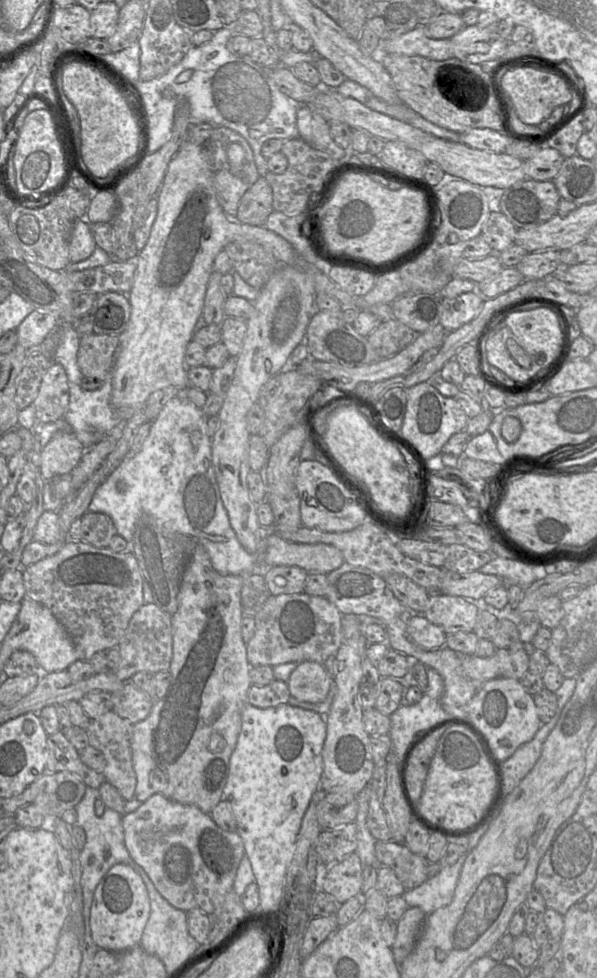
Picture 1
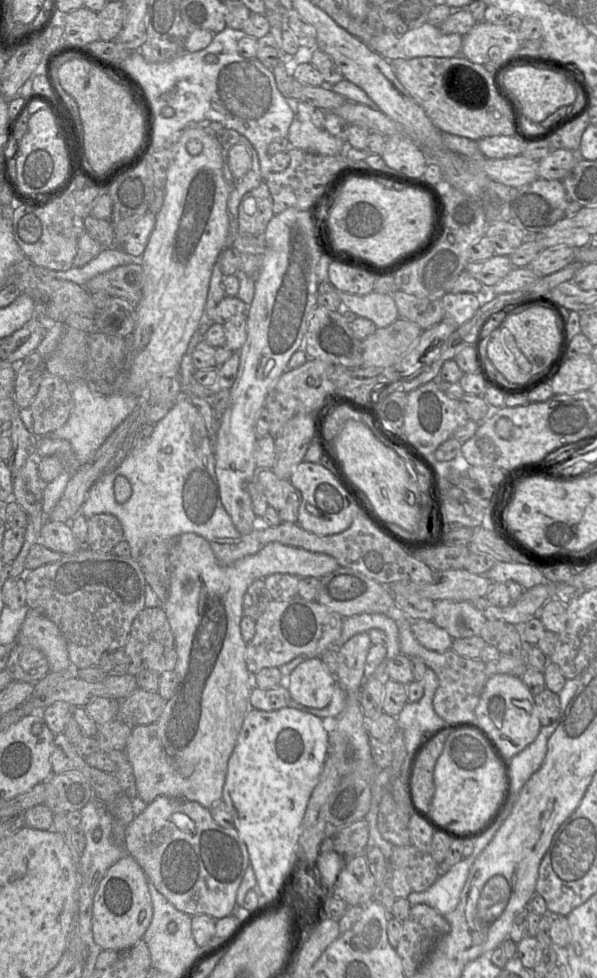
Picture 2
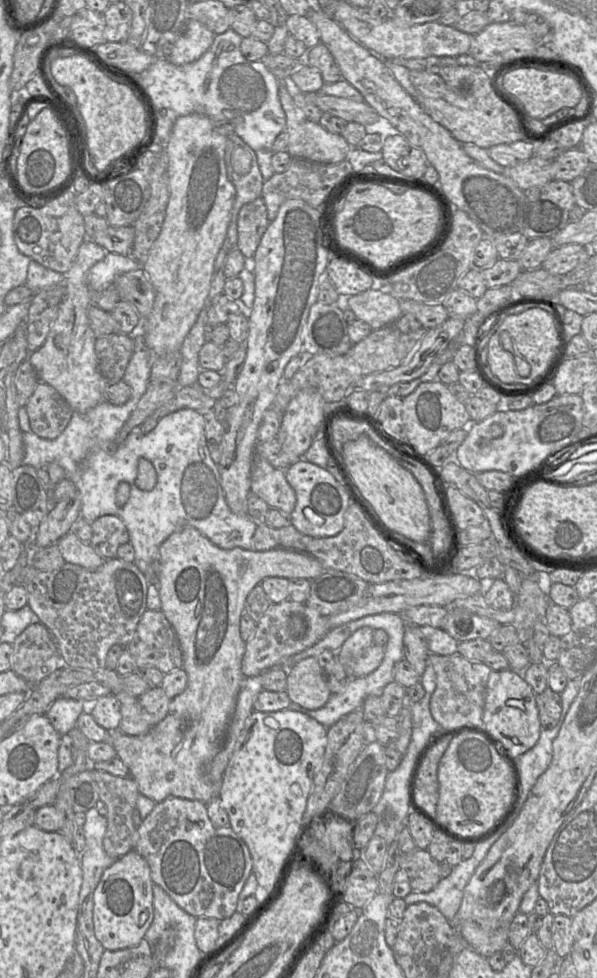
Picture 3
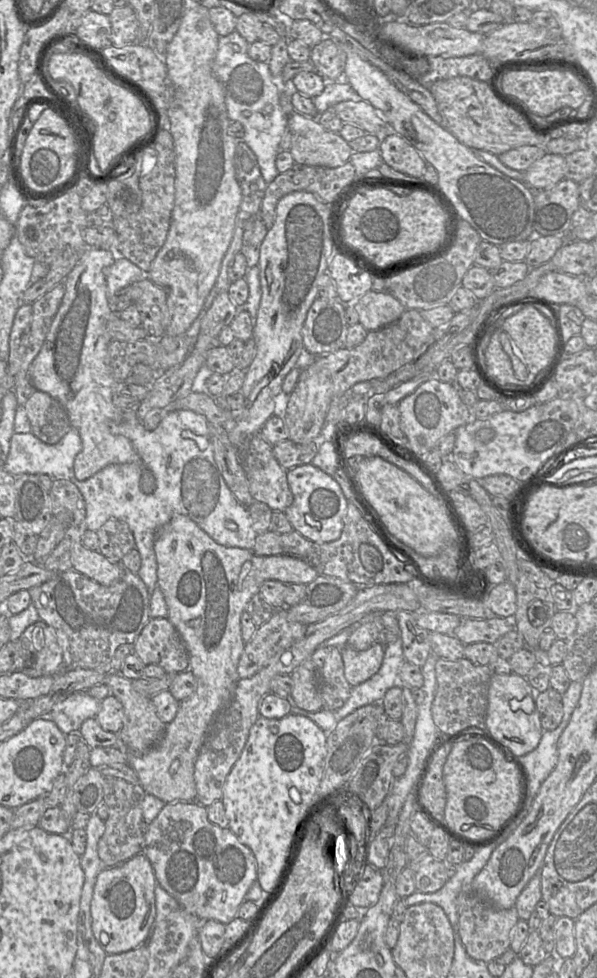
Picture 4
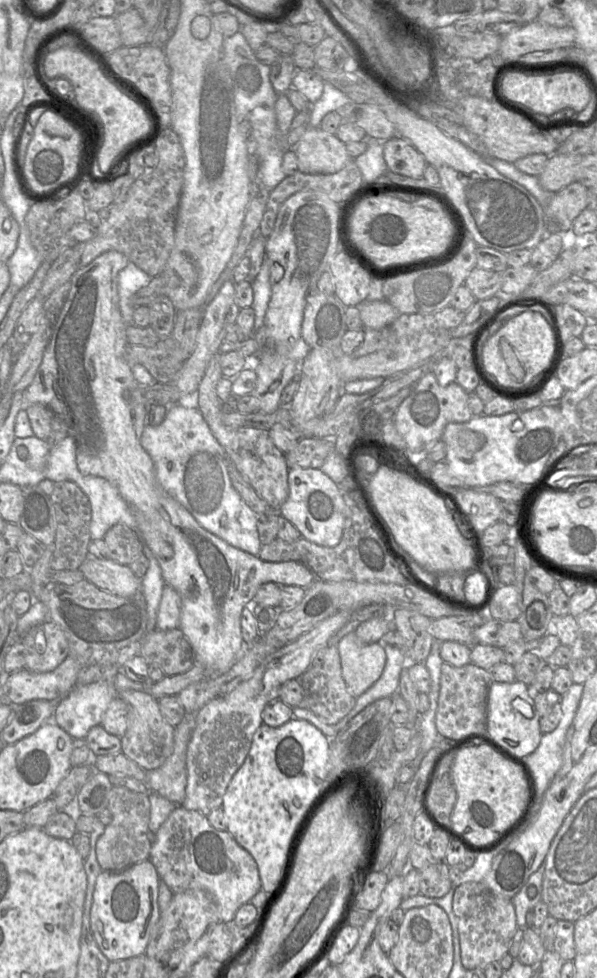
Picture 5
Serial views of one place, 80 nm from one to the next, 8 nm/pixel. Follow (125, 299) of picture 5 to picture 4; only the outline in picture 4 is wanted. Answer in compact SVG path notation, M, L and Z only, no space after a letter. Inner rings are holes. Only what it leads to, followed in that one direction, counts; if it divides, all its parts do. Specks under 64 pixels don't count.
M117 256L115 262L104 268L103 272L106 278L108 302L109 297L118 290L148 278L148 272L144 272L122 256Z

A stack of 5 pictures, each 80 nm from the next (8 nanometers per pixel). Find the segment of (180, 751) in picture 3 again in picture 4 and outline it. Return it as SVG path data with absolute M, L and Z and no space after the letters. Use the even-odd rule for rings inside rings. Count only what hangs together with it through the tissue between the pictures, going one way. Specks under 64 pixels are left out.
M174 515L156 534L154 550L157 560L157 584L168 607L168 620L183 638L189 653L189 669L197 680L196 691L180 701L175 718L166 725L160 742L143 754L129 751L120 741L120 750L126 753L128 764L136 772L139 784L146 794L153 795L165 804L173 802L196 802L194 763L206 734L217 715L233 697L237 681L237 666L245 647L241 631L241 615L250 599L259 592L267 580L278 580L284 584L308 585L319 573L308 562L291 555L259 556L253 550L225 547L216 543L189 517Z

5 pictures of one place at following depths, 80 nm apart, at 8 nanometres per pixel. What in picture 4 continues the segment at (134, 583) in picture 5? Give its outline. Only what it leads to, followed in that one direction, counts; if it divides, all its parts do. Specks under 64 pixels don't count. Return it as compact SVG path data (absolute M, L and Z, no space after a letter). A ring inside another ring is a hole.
M82 543L74 545L71 563L74 570L104 586L118 582L125 569L121 563L110 561L100 551L89 550Z

